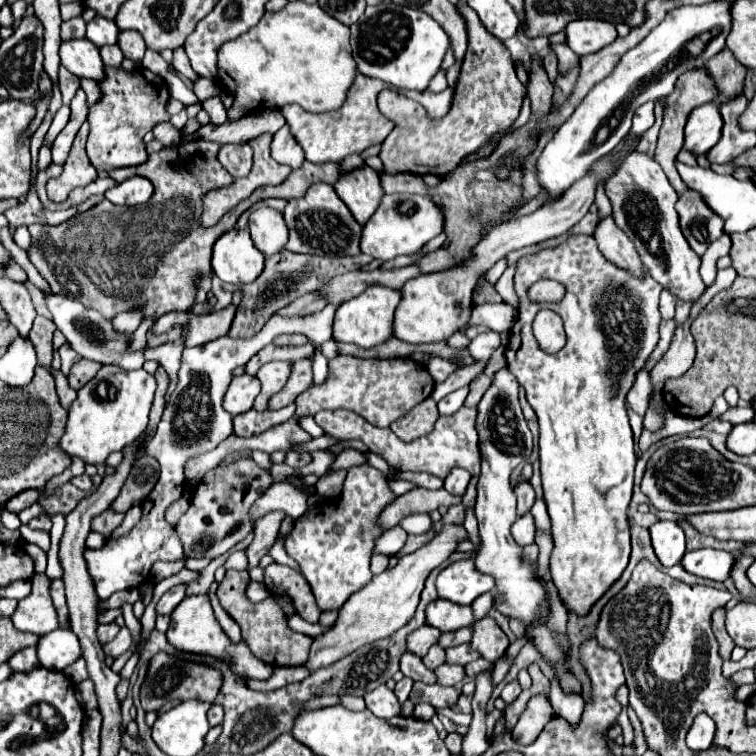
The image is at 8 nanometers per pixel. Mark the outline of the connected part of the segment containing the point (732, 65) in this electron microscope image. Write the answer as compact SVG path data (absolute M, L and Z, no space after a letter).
M723 48L717 56L713 56L713 60L705 64L705 68L717 82L717 88L721 92L721 102L743 92L743 80L747 70L741 62L737 62L737 58L729 52L729 48Z

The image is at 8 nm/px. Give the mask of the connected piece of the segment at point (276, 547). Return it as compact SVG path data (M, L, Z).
M279 534L279 538L275 540L275 544L273 544L273 548L269 550L269 556L275 560L275 562L281 562L281 564L287 564L287 566L291 566L291 568L295 568L295 570L299 570L297 568L297 562L293 562L291 558L289 558L289 554L285 552L285 548L283 548L283 542L285 542L285 534Z

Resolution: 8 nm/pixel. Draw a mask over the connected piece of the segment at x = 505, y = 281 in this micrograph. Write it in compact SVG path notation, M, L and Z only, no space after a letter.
M511 264L511 266L501 274L501 278L497 280L495 288L497 288L497 292L501 294L501 298L503 298L507 304L517 306L517 294L515 294L515 290L513 290L513 274L515 274L515 264Z

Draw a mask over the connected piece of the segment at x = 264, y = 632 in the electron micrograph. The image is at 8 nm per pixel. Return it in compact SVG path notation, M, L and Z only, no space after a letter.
M229 570L225 574L225 580L217 588L217 596L219 596L221 606L225 608L225 612L233 620L239 622L241 636L249 644L251 652L257 658L261 658L263 662L267 662L271 666L303 666L307 662L311 638L305 634L289 630L289 626L285 622L285 612L281 612L281 606L271 596L265 598L261 604L253 604L245 596L245 584L249 584L249 580L251 578L249 578L247 570L243 570L243 572Z

